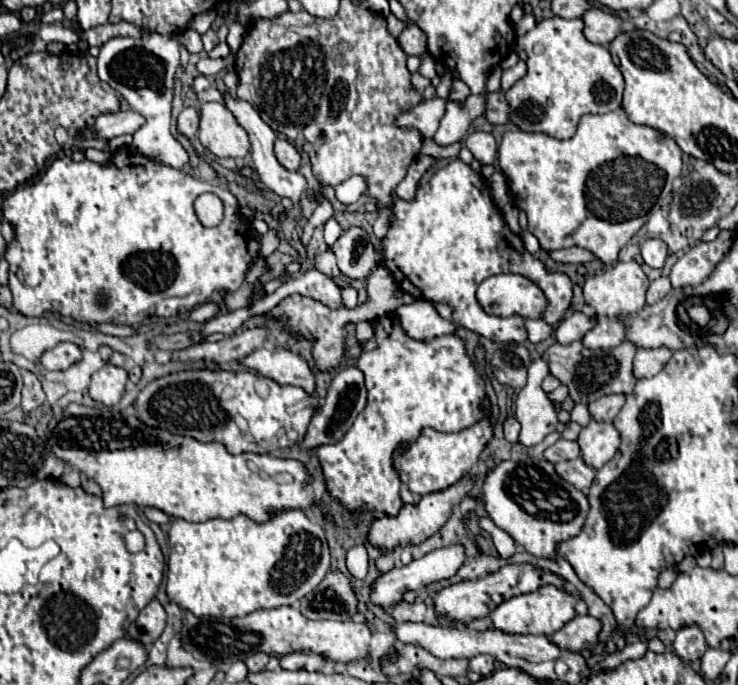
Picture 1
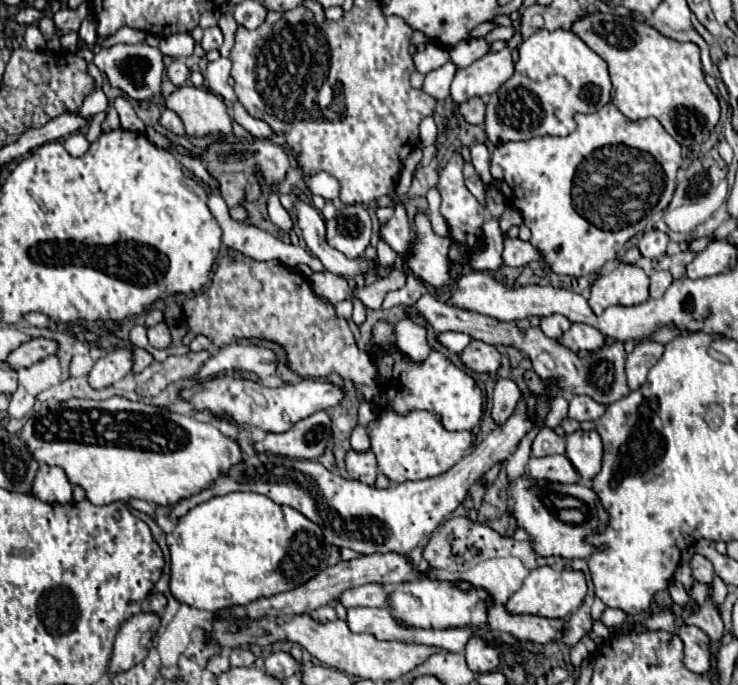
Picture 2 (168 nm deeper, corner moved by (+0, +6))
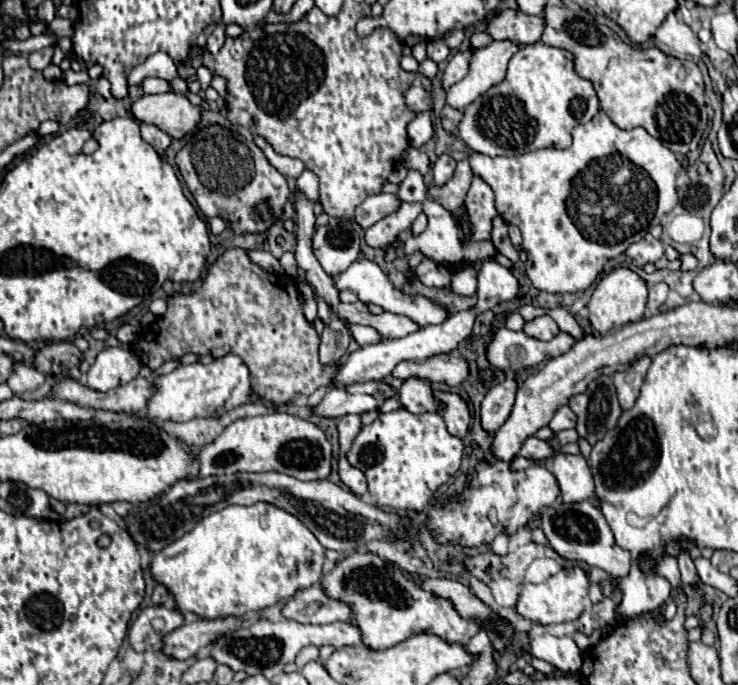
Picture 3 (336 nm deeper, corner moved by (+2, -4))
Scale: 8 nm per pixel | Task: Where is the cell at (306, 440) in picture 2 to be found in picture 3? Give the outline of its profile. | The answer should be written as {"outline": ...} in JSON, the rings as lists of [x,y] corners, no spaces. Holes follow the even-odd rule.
{"outline":[[[275,412],[267,416],[251,416],[235,420],[221,432],[221,436],[217,436],[211,444],[199,450],[197,460],[201,460],[201,478],[237,472],[285,472],[299,480],[325,480],[331,474],[331,442],[325,438],[323,430],[319,430],[313,422],[291,414]]]}

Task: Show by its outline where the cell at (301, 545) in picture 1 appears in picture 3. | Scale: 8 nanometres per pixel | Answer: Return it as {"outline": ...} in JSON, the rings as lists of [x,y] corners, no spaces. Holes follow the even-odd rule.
{"outline":[[[257,502],[253,506],[227,506],[209,514],[183,538],[153,554],[149,570],[155,582],[165,584],[175,594],[175,602],[181,612],[195,612],[213,620],[263,610],[287,600],[297,590],[317,584],[321,578],[323,560],[325,548],[301,520],[275,504]]]}

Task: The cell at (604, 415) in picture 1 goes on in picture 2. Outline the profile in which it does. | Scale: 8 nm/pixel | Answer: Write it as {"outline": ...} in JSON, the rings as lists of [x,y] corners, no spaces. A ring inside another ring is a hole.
{"outline":[[[573,396],[569,401],[568,417],[575,418],[579,422],[583,422],[583,420],[597,422],[605,414],[605,410],[607,410],[607,406],[603,406],[601,402],[595,402],[593,398]]]}

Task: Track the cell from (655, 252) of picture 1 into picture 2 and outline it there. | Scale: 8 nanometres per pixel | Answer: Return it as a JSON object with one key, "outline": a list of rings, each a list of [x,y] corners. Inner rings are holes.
{"outline":[[[649,230],[645,232],[641,238],[639,238],[639,250],[645,258],[649,260],[657,260],[665,254],[665,248],[667,248],[667,242],[669,242],[669,236],[659,232],[659,230]]]}

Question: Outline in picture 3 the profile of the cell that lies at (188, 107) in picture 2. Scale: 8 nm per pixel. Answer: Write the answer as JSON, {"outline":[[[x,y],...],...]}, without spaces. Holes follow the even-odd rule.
{"outline":[[[175,92],[145,94],[131,104],[131,114],[137,122],[155,124],[171,138],[183,138],[201,120],[199,108]]]}

